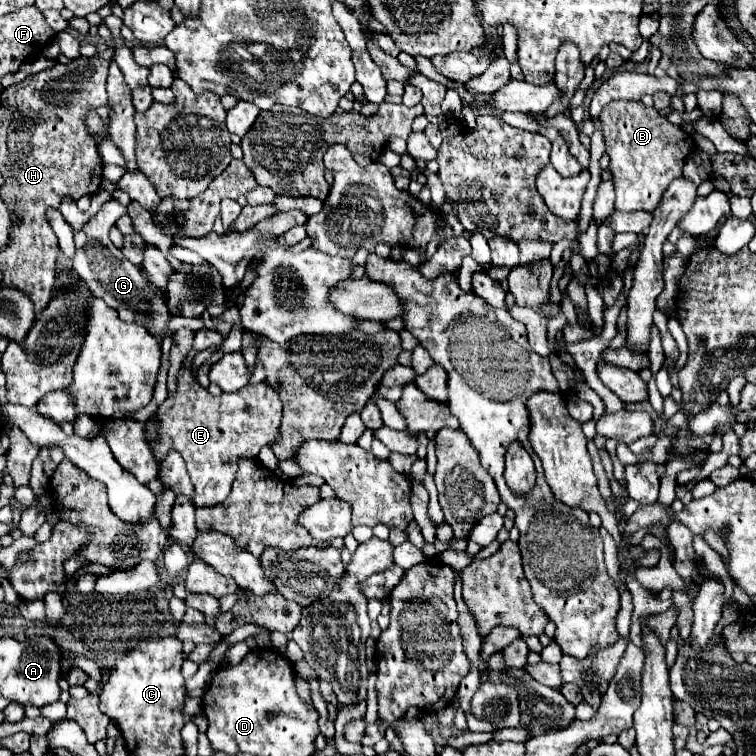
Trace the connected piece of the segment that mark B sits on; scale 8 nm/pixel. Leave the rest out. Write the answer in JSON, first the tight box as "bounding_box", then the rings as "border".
{"bounding_box":[598,100,694,212],"border":[[[616,100],[606,104],[598,120],[602,122],[606,152],[610,156],[616,210],[654,212],[670,182],[682,176],[682,166],[694,150],[694,140],[680,126],[660,116],[656,108],[644,106],[638,100]]]}

